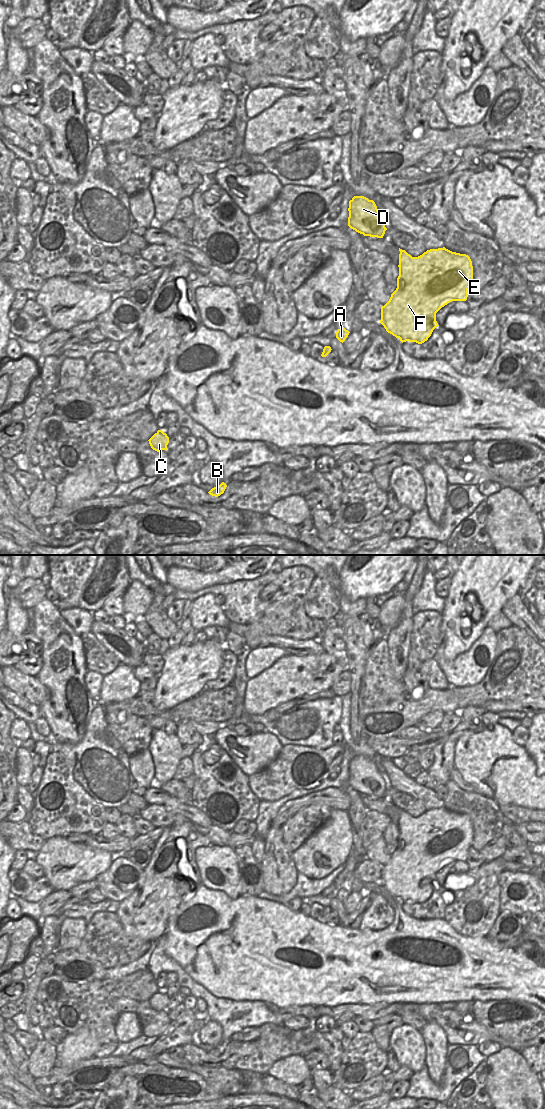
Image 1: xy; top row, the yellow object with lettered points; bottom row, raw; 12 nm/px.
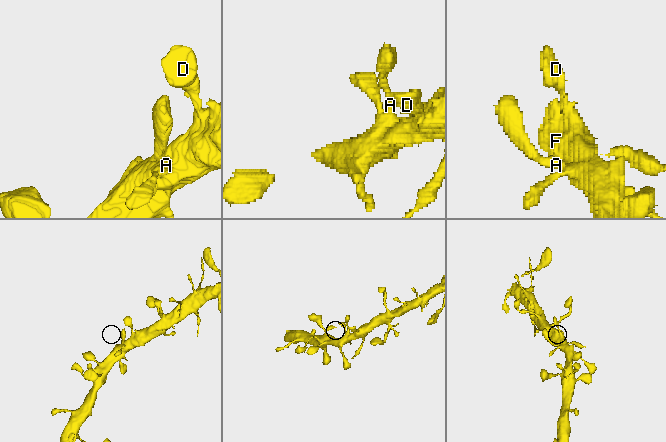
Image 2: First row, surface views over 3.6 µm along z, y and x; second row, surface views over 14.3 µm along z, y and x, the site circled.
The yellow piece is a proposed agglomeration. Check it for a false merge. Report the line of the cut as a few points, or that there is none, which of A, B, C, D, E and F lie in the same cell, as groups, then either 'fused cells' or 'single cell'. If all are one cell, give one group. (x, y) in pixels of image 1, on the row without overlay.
no cut; A B C D E F; single cell

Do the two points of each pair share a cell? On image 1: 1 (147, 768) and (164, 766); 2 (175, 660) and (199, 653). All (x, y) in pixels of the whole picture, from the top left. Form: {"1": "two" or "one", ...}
{"1": "two", "2": "one"}

